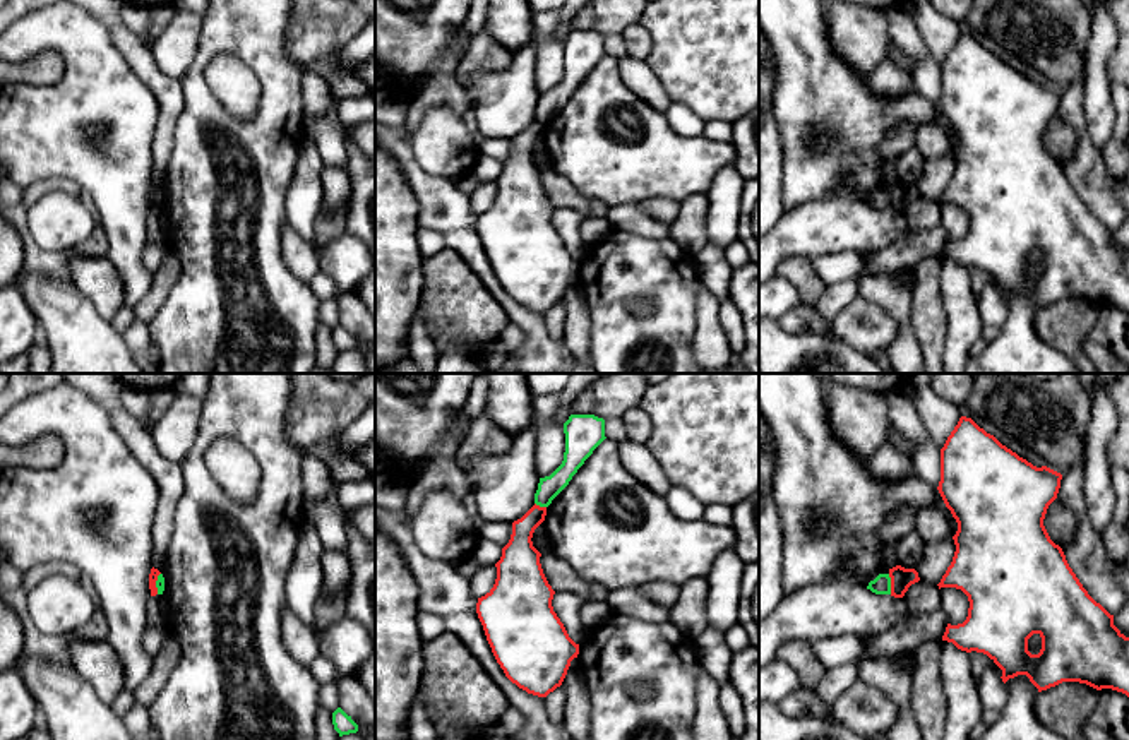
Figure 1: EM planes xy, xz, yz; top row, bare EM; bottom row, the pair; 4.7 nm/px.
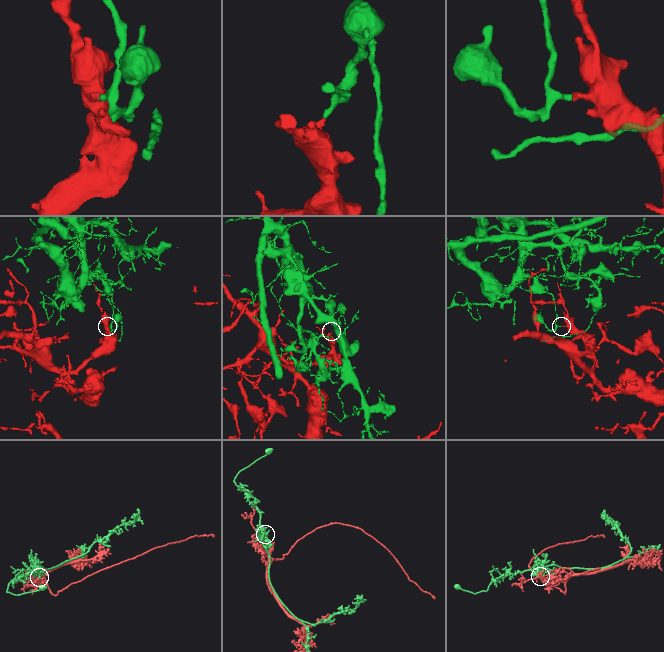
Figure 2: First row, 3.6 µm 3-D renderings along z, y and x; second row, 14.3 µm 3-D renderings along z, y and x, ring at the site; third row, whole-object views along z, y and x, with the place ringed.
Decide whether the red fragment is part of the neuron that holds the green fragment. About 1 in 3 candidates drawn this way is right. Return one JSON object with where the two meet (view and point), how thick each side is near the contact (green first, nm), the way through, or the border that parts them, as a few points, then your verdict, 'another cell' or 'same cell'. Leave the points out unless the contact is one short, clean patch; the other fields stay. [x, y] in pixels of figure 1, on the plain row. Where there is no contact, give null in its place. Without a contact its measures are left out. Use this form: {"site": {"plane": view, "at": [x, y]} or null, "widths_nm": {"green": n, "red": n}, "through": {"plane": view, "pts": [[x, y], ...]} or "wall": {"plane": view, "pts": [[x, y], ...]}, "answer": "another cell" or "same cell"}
{"site": {"plane": "yz", "at": [890, 201]}, "widths_nm": {"green": 90, "red": 100}, "wall": {"plane": "yz", "pts": [[888, 190], [891, 209]]}, "answer": "another cell"}

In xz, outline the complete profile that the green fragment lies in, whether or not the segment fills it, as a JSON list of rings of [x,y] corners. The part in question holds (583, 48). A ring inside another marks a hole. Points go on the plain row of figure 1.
[[[570,31],[564,39],[564,50],[564,77],[550,92],[540,94],[535,110],[535,120],[540,123],[552,120],[593,67],[606,55],[605,36],[594,31]]]

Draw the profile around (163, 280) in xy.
[[[166,247],[161,266],[152,274],[152,284],[146,296],[135,305],[135,319],[149,324],[166,301],[171,288],[180,278],[182,264],[178,255]]]

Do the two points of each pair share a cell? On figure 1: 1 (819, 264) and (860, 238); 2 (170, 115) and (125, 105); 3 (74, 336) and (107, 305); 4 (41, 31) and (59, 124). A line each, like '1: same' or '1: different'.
1: different
2: different
3: different
4: same

